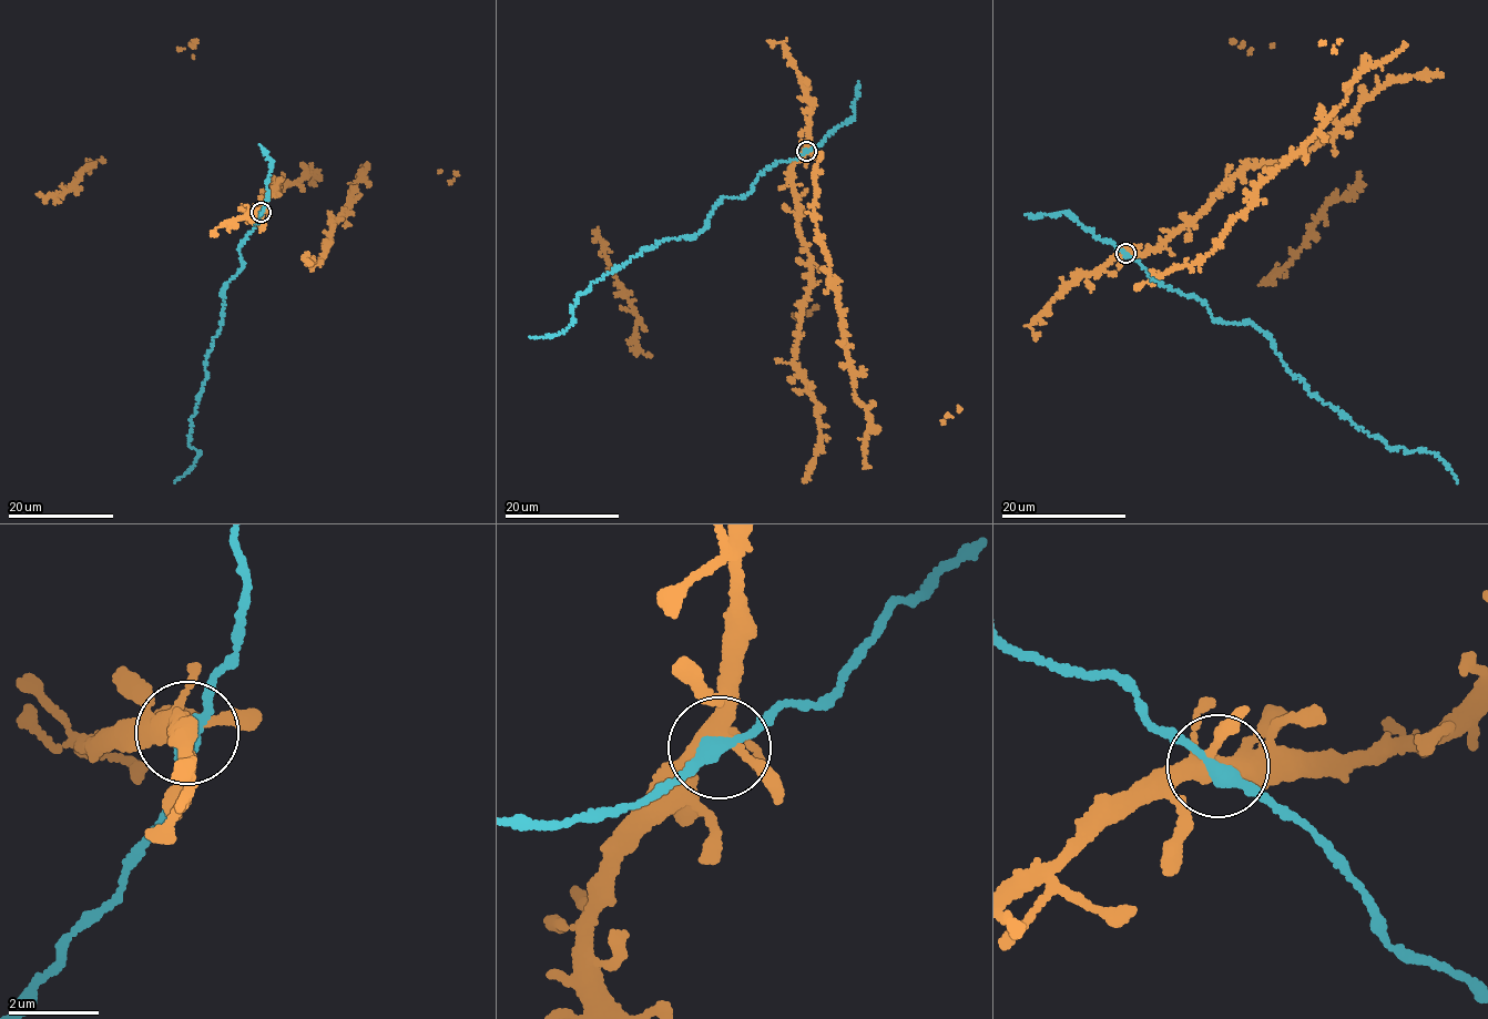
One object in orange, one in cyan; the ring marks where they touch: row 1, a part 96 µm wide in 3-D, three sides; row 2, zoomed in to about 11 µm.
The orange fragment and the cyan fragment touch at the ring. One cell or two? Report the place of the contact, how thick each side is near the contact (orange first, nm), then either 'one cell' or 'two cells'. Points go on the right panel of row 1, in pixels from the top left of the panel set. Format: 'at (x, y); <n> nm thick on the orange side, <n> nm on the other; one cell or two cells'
at (1125, 253); 320 nm thick on the orange side, 280 nm on the other; one cell

